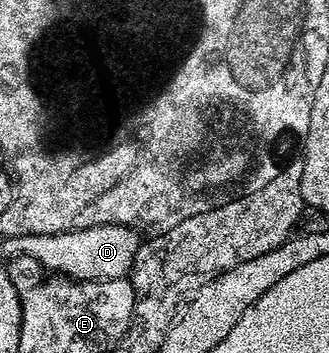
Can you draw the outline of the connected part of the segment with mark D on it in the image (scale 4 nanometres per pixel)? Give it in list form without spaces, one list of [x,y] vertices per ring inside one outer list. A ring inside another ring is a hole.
[[[97,225],[91,229],[74,229],[70,233],[33,233],[17,238],[16,245],[21,256],[37,258],[47,270],[55,274],[81,281],[96,281],[129,274],[140,244],[137,235],[128,225]]]

